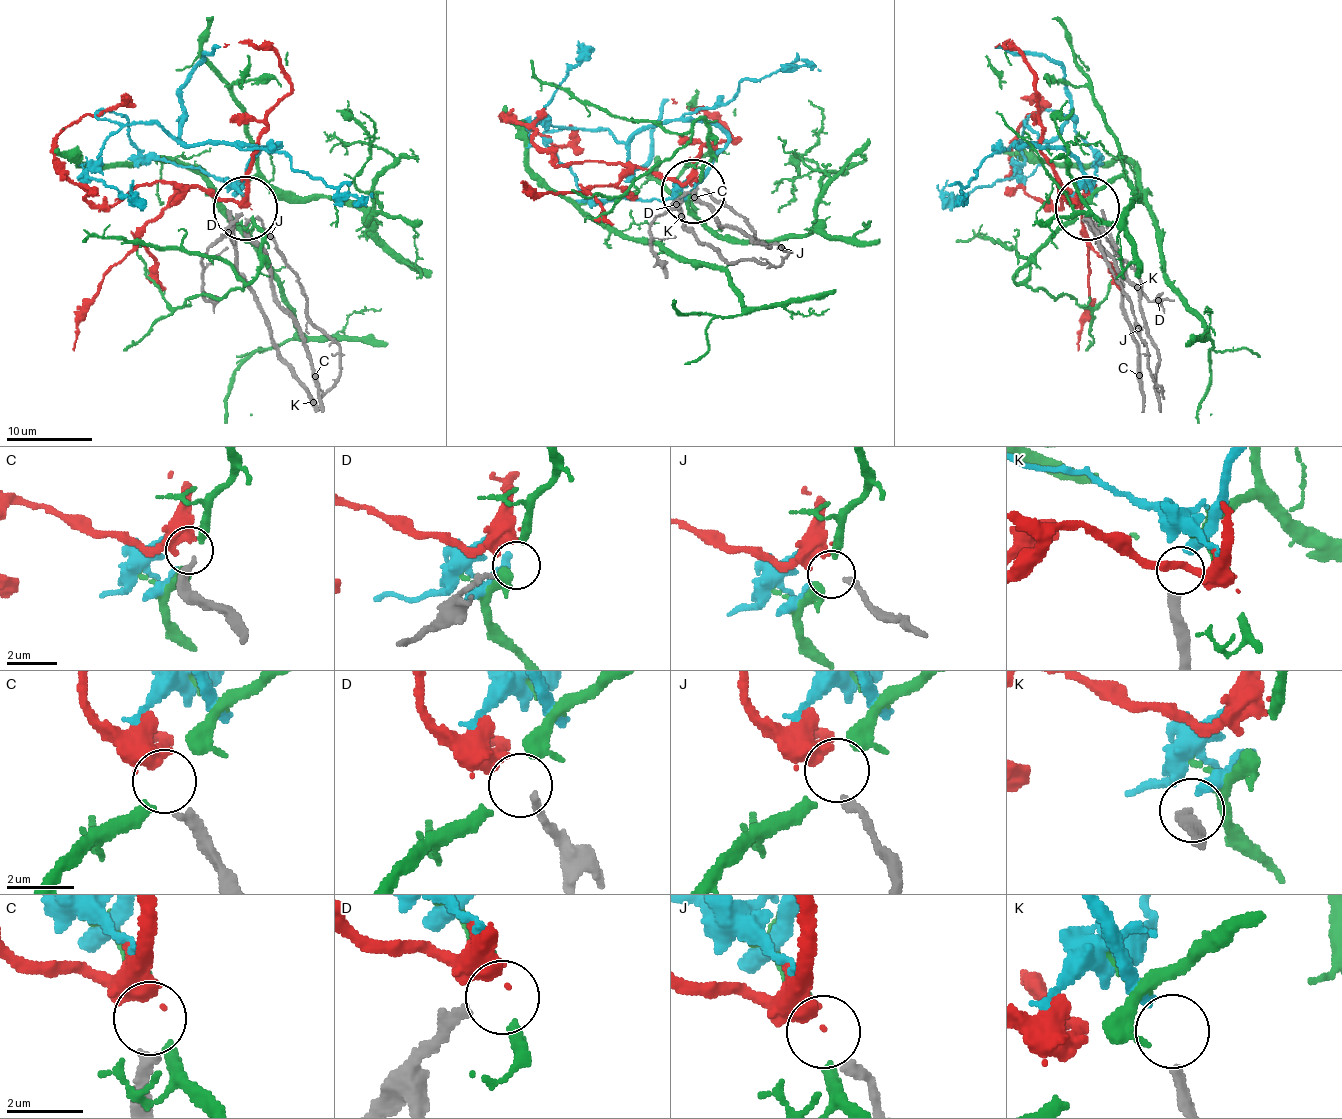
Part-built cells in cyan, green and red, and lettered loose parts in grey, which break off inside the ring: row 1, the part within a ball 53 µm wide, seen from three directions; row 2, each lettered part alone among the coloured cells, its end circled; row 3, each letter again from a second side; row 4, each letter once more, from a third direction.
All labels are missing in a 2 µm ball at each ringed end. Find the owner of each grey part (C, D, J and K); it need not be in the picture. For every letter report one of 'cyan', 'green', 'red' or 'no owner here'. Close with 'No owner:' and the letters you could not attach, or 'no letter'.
C: red
D: no owner here
J: no owner here
K: cyan
No owner: D, J

